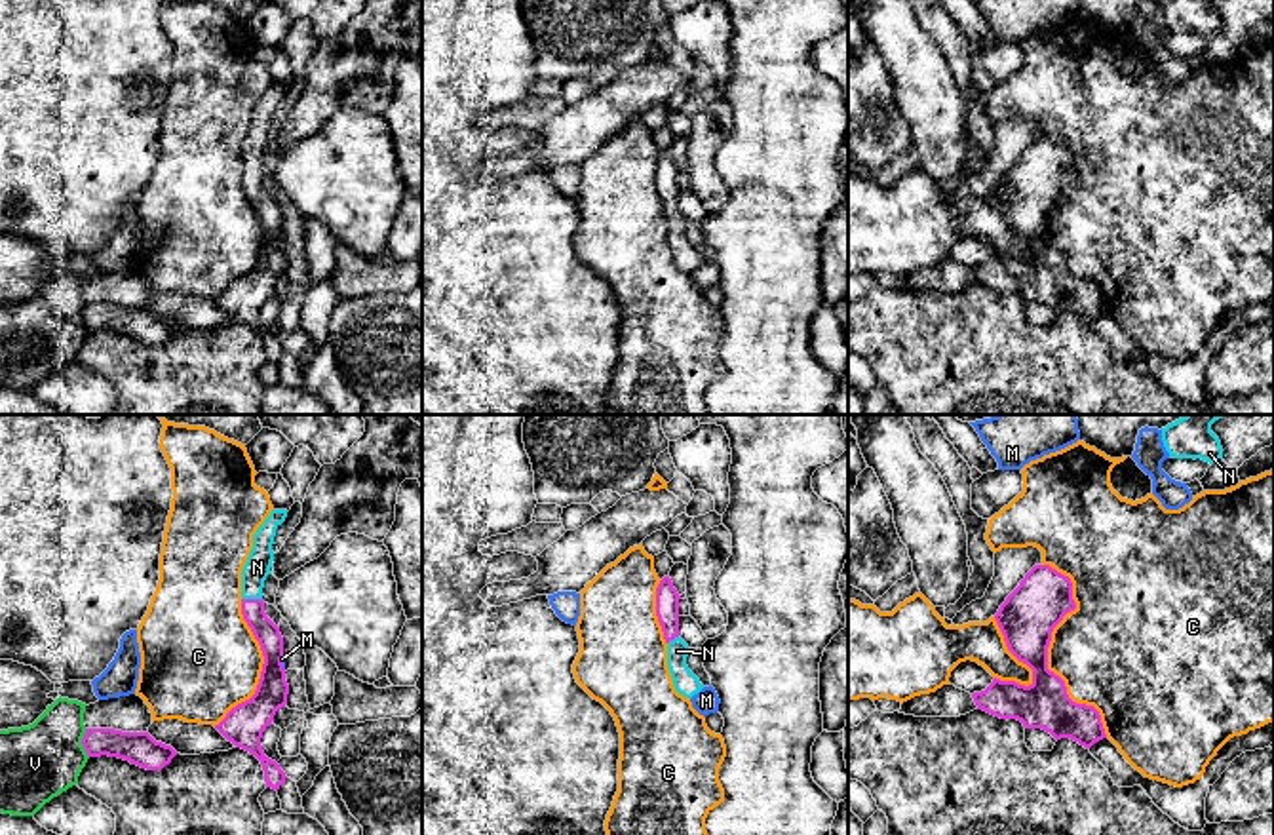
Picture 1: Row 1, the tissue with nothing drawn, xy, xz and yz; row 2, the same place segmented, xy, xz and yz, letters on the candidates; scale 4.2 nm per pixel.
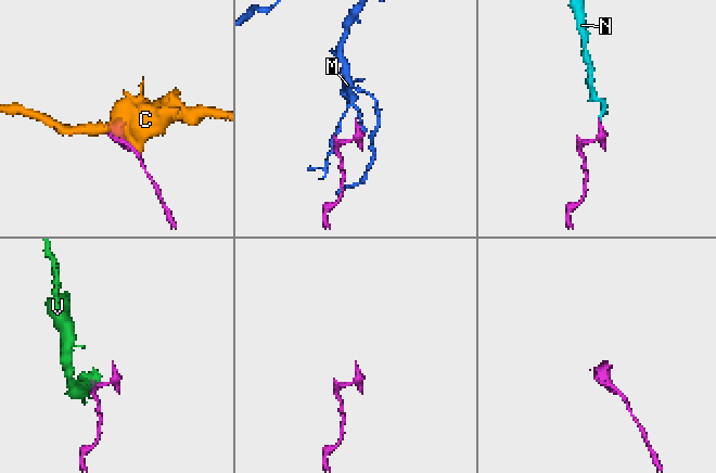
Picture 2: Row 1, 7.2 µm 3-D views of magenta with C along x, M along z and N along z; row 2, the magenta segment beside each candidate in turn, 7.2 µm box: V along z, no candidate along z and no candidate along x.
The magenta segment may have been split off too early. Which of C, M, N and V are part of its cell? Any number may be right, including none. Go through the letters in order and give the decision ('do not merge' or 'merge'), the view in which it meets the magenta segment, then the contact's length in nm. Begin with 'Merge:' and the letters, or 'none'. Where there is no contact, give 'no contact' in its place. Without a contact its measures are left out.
Merge: N
C: do not merge; contact in yz; length 800 nm
M: do not merge; contact in xy; length 60 nm
N: merge; contact in xy; length 90 nm
V: do not merge; contact in xy; length 130 nm

